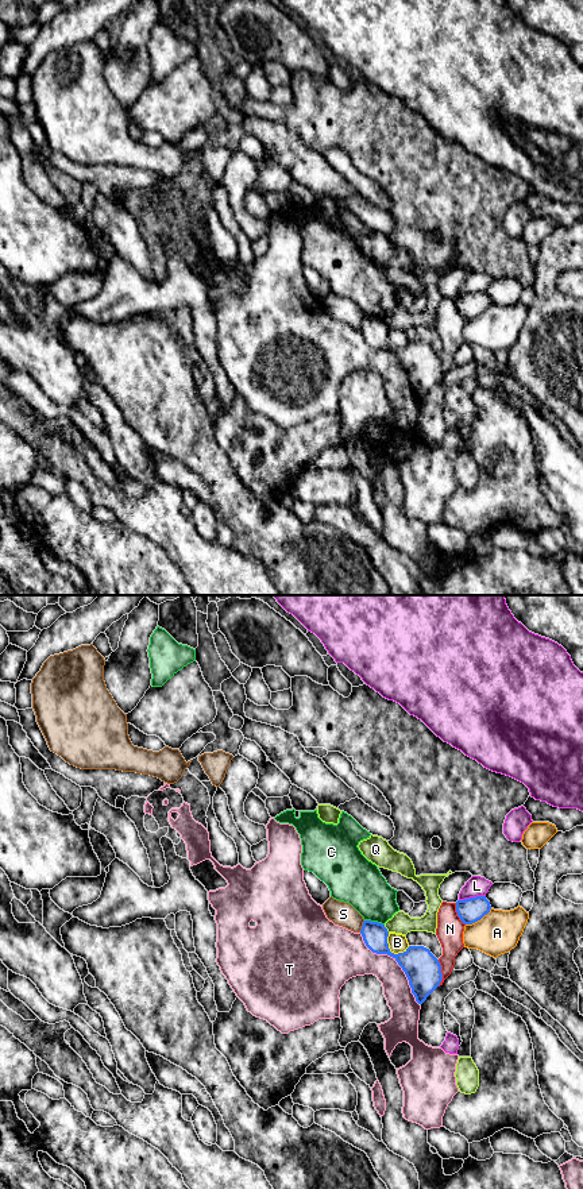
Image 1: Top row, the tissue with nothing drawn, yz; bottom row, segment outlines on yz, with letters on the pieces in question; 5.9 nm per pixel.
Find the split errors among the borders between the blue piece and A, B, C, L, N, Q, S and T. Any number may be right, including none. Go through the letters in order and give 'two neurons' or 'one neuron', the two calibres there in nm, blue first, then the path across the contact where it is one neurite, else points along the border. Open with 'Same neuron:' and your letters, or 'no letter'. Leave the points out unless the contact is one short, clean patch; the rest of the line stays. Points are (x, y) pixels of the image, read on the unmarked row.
Same neuron: no letter
A: two neurons; calibres 150 and 260 nm
B: two neurons; calibres 220 and 110 nm
C: two neurons; calibres 150 and 280 nm
L: two neurons; calibres 150 and 120 nm
N: two neurons; calibres 220 and 160 nm
Q: two neurons; calibres 160 and 130 nm
S: two neurons; calibres 150 and 140 nm
T: two neurons; calibres 220 and 200 nm

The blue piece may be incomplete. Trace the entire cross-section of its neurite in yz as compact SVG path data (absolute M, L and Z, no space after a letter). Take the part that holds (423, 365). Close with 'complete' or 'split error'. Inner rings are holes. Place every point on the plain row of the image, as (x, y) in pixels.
M364 316L360 329L372 348L387 350L398 358L418 399L422 399L440 381L443 375L441 360L429 344L409 341L404 348L391 348L387 339L389 327L385 320L378 317Z; complete

